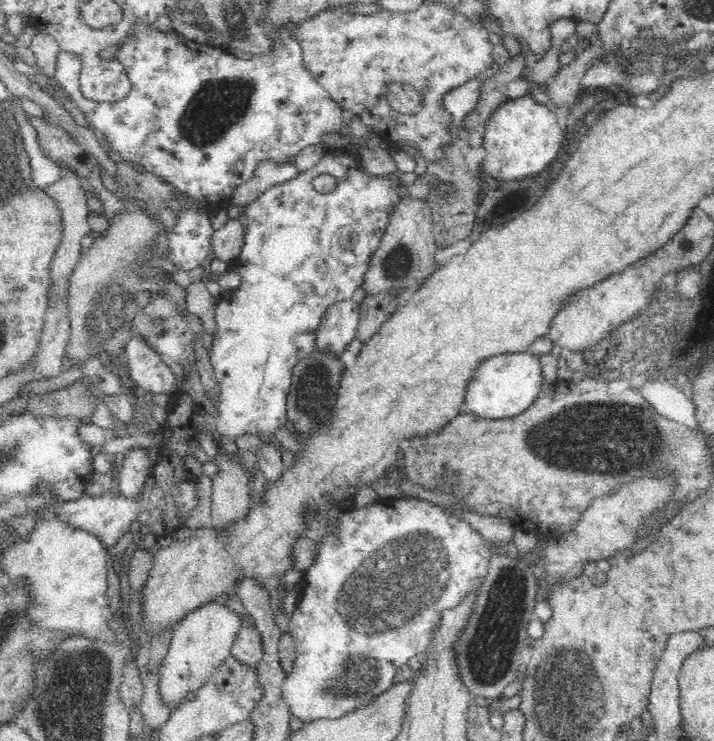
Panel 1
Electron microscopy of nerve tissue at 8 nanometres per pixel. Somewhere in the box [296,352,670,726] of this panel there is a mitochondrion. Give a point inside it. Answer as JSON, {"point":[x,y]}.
{"point":[397,585]}

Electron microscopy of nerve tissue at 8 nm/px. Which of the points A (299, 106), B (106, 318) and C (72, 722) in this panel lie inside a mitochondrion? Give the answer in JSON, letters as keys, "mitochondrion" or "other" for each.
{"A":"other","B":"mitochondrion","C":"mitochondrion"}

